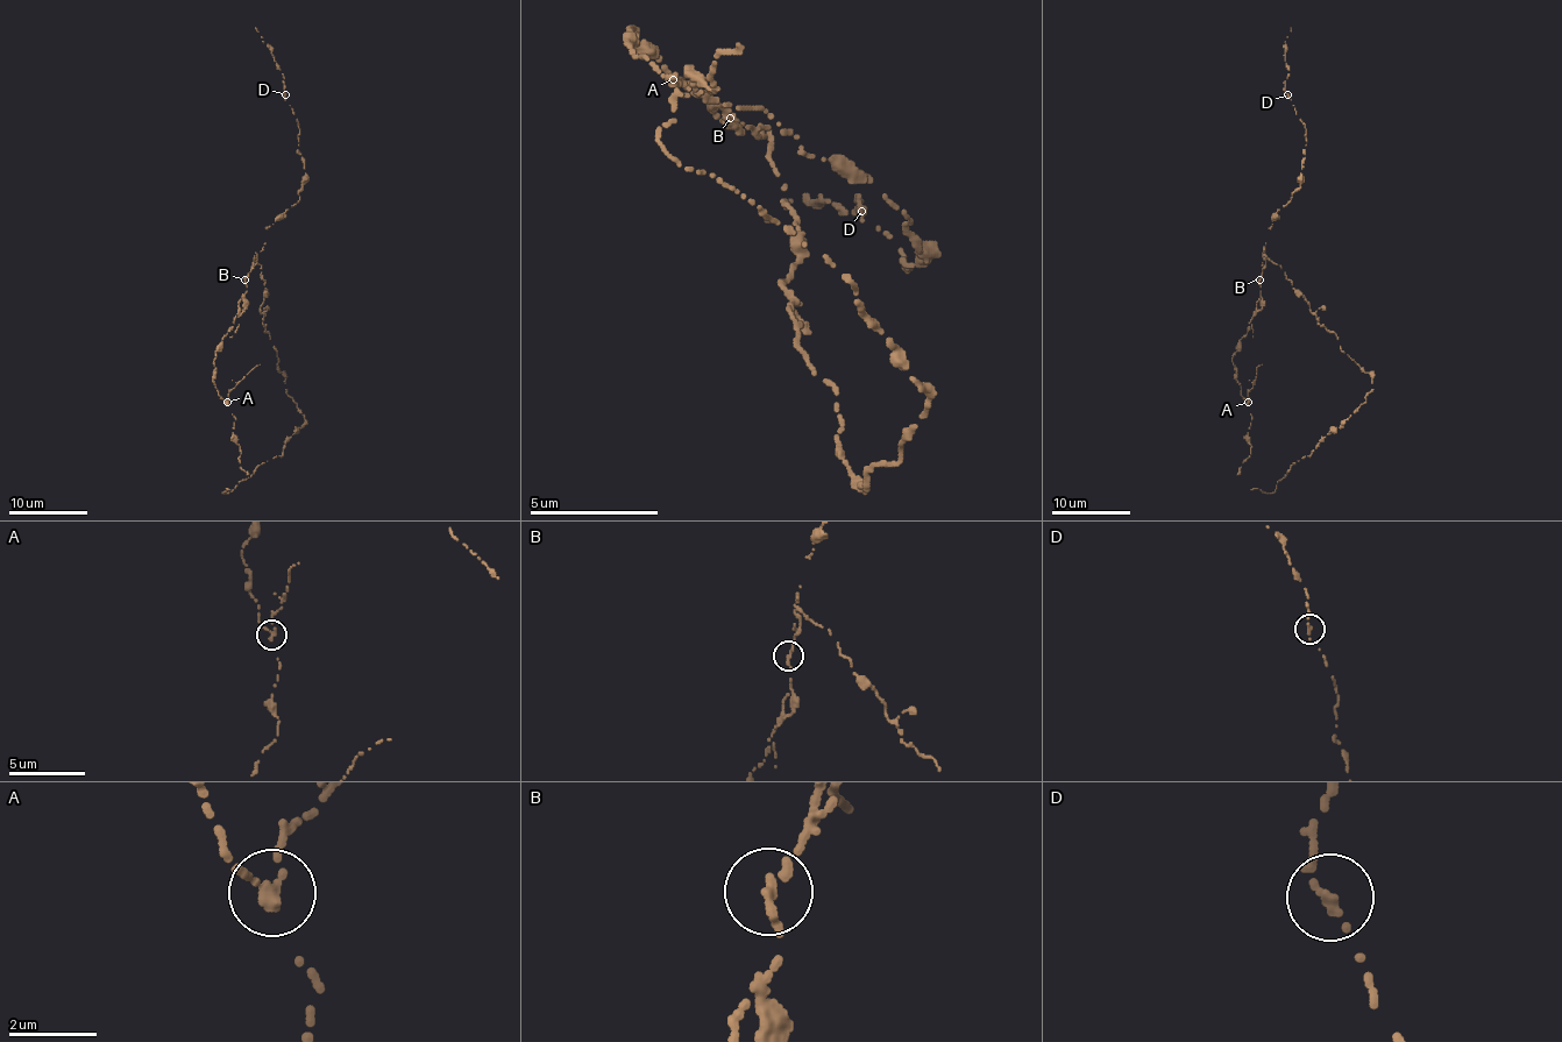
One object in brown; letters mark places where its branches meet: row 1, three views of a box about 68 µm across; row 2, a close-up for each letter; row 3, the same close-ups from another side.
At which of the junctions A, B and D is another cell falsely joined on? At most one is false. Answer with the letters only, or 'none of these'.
B

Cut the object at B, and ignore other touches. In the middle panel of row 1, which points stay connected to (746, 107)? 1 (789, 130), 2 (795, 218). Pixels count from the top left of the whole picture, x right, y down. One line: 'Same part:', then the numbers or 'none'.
Same part: 1

